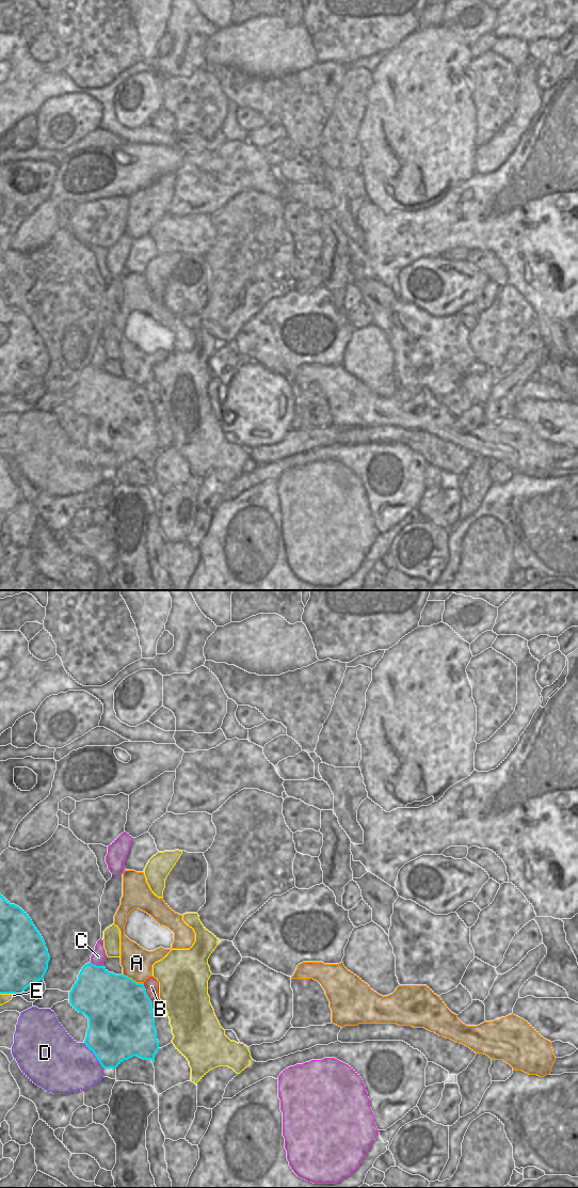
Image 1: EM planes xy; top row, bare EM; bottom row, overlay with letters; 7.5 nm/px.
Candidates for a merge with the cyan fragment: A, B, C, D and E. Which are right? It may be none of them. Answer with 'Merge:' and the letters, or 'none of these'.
Merge: A

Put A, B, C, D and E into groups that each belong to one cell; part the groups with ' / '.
A / B / C / D / E

